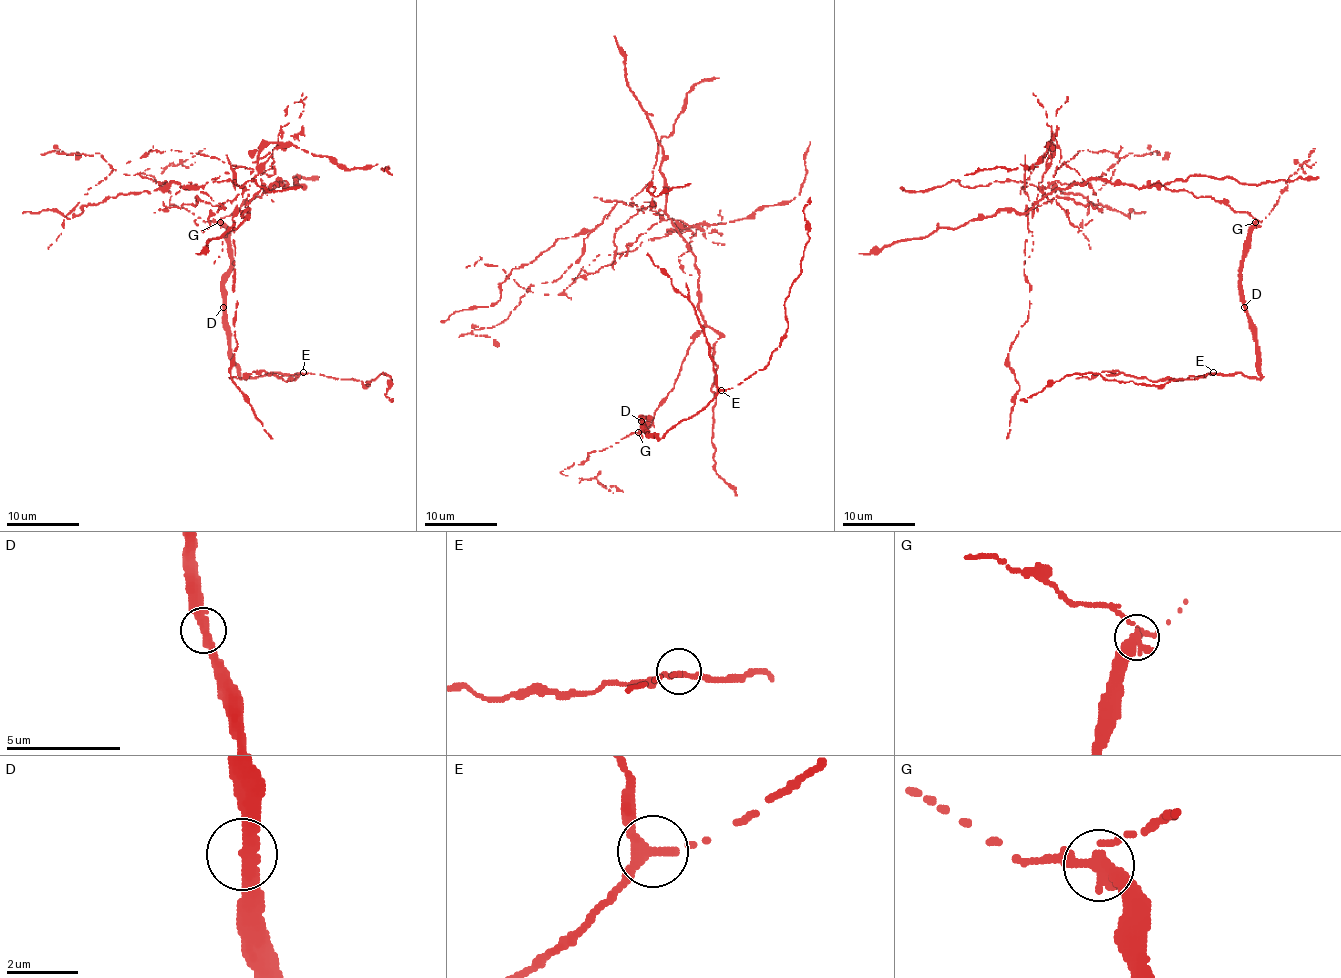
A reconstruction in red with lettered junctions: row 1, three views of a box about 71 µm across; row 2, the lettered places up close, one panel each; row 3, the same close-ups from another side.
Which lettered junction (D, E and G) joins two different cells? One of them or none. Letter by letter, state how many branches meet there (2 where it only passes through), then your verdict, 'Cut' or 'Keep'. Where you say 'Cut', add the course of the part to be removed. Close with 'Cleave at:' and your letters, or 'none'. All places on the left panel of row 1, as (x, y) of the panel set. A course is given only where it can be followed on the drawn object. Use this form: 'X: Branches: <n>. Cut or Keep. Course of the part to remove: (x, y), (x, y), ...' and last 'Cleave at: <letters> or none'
D: Branches: 2. Keep
E: Branches: 3. Keep
G: Branches: 3. Cut. Course of the part to remove: (221, 223), (286, 186), (248, 203), (255, 161), (93, 204), (111, 168), (55, 152), (80, 153)
Cleave at: G

